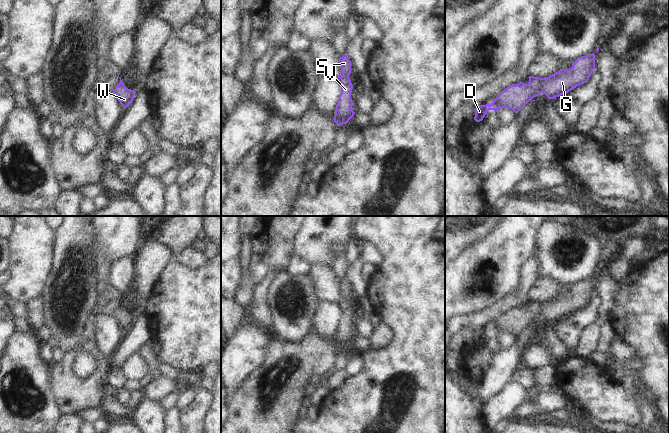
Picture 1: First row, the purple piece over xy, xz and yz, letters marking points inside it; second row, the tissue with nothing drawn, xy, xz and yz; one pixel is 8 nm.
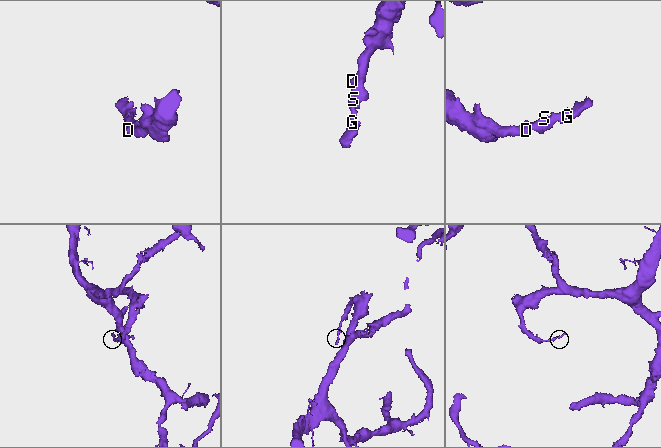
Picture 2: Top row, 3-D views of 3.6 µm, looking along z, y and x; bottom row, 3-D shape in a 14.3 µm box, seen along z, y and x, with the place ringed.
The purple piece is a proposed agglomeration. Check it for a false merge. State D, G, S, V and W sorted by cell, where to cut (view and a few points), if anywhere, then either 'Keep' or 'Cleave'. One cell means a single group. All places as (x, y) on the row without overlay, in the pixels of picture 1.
Groups: D G S V W. No split. Keep.

